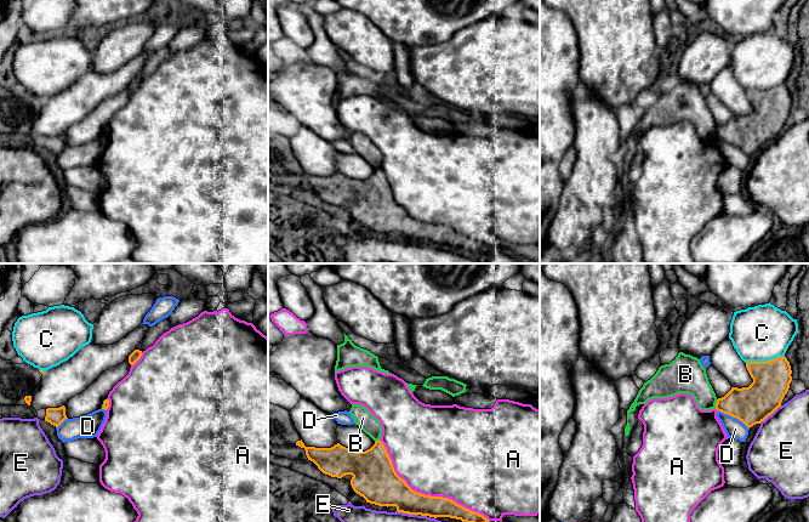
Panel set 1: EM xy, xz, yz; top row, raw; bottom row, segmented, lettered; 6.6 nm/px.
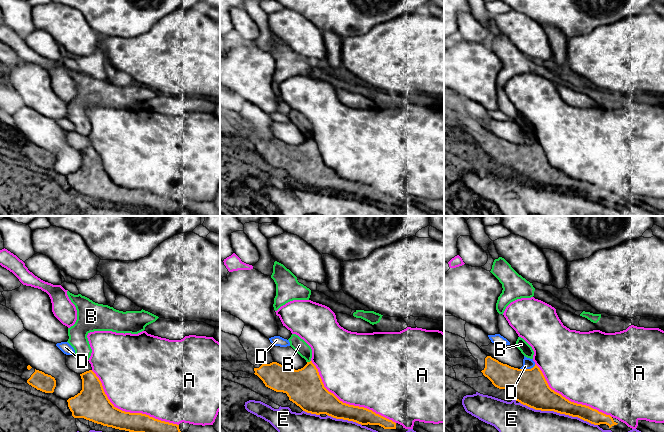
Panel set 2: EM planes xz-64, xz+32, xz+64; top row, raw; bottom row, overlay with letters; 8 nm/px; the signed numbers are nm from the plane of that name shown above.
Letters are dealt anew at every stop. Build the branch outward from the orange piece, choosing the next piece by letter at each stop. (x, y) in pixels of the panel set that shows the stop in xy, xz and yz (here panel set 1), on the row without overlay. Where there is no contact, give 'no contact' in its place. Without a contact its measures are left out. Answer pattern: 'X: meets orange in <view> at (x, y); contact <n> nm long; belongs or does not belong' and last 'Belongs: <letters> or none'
A: meets orange in xz at (426, 223); contact 900 nm long; does not belong
B: meets orange in yz at (716, 132); contact 70 nm long; does not belong
C: meets orange in yz at (764, 90); contact 260 nm long; does not belong
D: meets orange in yz at (733, 145); contact 260 nm long; does not belong
E: meets orange in xz at (408, 240); contact 150 nm long; does not belong
Belongs: none

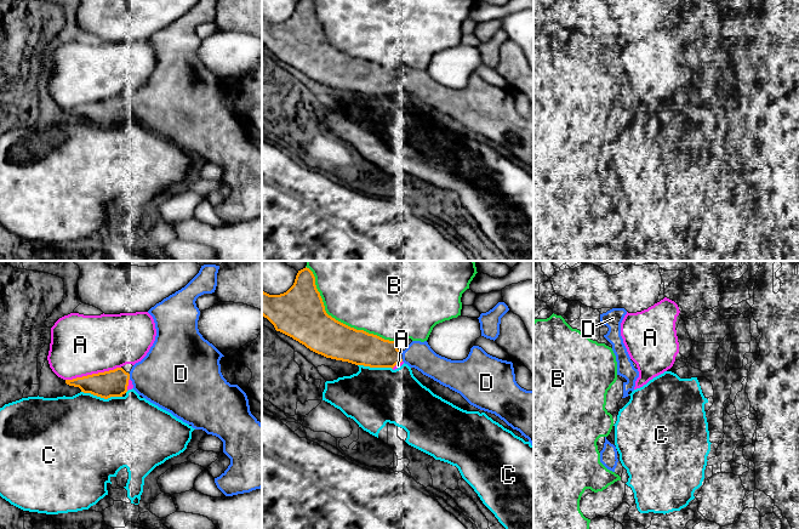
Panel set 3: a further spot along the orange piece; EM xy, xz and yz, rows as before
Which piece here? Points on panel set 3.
A: meets orange in xy at (92, 102); contact 380 nm long; does not belong
B: meets orange in xz at (342, 51); contact 750 nm long; does not belong
C: meets orange in xy at (102, 125); contact 280 nm long; does not belong
D: meets orange in xy at (129, 104); contact 40 nm long; belongs
Belongs: D

